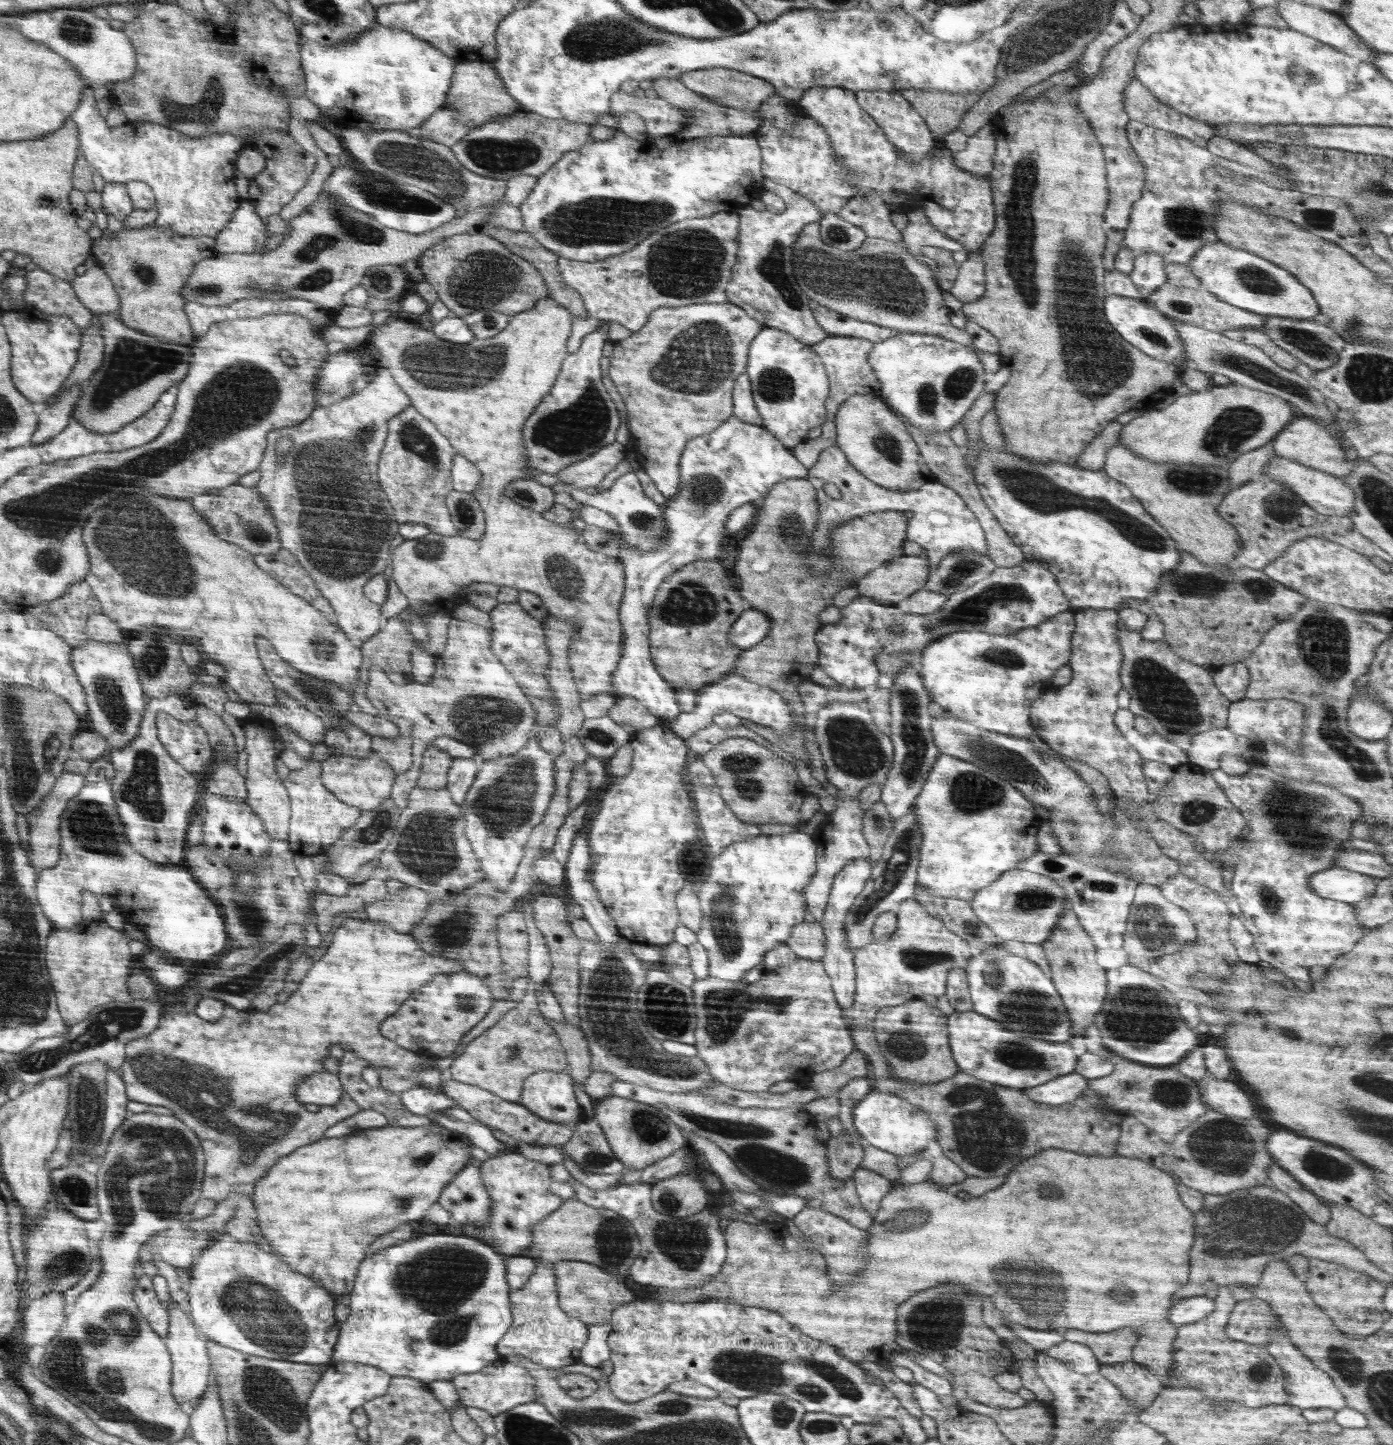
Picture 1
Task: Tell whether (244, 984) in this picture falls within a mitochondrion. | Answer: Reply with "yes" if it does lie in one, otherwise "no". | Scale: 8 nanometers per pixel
yes

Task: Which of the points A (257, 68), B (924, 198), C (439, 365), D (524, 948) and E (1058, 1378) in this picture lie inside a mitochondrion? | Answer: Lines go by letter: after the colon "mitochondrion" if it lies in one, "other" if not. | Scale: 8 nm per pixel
A: other
B: other
C: mitochondrion
D: other
E: other

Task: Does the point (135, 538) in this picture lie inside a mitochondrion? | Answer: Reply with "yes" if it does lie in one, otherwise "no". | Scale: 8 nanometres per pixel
yes

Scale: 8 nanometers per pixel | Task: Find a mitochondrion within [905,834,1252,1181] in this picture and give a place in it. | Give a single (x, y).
(988, 1133)

